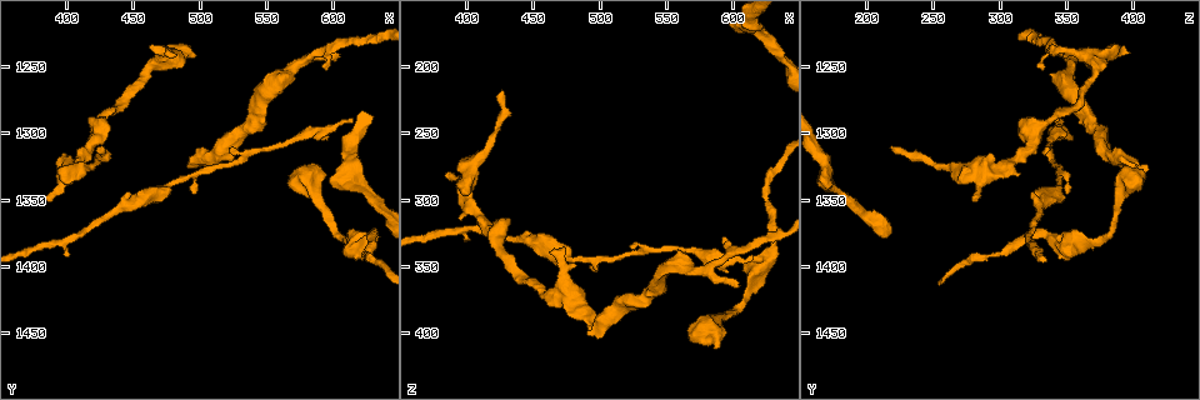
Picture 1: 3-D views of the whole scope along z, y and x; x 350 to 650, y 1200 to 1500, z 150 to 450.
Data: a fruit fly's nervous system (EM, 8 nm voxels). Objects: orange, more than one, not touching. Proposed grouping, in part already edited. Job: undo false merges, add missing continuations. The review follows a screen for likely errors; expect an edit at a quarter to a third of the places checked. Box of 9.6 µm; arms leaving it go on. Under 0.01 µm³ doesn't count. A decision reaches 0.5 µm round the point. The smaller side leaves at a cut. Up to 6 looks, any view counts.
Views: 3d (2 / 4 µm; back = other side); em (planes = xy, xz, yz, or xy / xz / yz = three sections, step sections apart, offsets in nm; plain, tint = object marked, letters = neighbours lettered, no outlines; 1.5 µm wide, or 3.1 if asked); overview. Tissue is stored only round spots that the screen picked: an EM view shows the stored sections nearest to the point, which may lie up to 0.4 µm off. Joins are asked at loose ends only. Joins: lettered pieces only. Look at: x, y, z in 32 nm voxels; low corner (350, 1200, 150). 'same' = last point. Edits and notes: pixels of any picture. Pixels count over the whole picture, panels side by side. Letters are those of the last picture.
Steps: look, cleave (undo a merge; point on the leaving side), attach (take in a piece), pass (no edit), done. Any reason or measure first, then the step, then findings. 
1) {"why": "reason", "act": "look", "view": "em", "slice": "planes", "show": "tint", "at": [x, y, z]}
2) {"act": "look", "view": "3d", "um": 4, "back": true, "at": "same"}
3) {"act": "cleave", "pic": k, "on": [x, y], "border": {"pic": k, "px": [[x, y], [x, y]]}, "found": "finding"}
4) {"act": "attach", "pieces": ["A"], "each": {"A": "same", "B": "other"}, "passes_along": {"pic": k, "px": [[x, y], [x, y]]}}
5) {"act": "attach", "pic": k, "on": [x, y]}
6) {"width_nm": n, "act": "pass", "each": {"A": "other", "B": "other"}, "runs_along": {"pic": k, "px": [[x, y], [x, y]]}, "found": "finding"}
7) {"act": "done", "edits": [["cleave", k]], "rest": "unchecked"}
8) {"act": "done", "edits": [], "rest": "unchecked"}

{"why": "free end", "act": "look", "view": "3d", "um": 2, "at": [384, 1348, 282]}

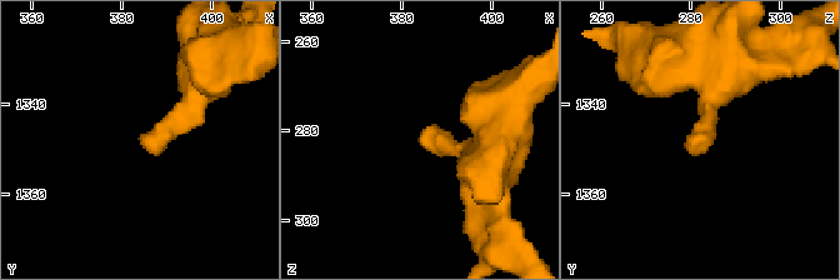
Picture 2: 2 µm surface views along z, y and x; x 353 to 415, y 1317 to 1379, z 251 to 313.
{"act": "look", "view": "em", "slice": "planes", "show": "letters", "at": [384, 1348, 281]}

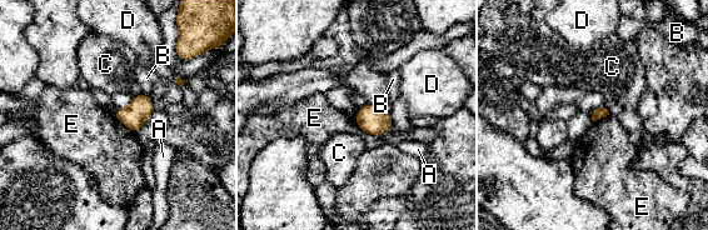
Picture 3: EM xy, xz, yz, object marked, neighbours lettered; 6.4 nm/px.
{"act": "pass", "each": {"A": "other", "B": "other", "C": "other", "D": "other", "E": "other"}, "border": {"pic": 3, "px": [[114, 115], [134, 133]]}, "found": "no lettered piece goes on from it"}

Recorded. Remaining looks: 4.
{"why": "thin end", "act": "look", "view": "3d", "um": 2, "at": [400, 1392, 328]}

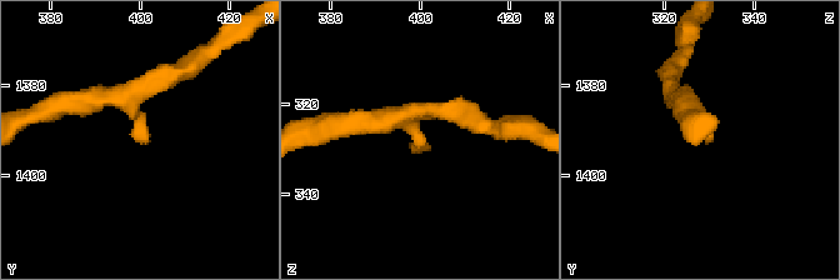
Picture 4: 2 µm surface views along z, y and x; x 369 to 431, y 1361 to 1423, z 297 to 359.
{"act": "look", "view": "em", "um": 3.1, "slice": "yz", "step": 8, "show": "letters", "at": [402, 1393, 329]}

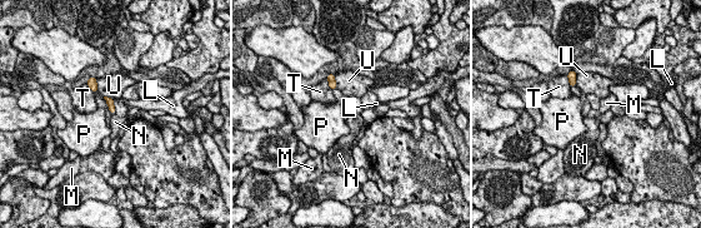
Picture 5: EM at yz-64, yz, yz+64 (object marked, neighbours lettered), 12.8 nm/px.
{"why": "cut it another way", "act": "look", "view": "em", "um": 3.1, "slice": "planes", "show": "letters", "at": "same"}

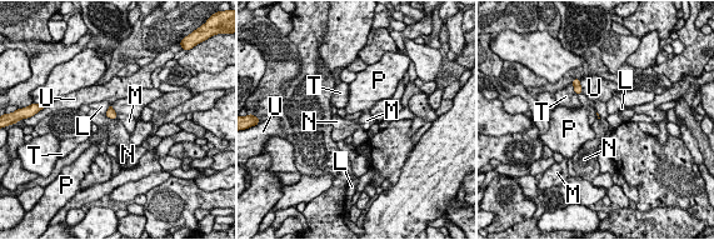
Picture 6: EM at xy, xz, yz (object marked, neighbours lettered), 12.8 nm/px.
{"act": "pass", "each": {"L": "other", "M": "other", "N": "other", "P": "other", "T": "other", "U": "other"}, "border": {"pic": 6, "px": [[104, 114], [116, 119]]}, "found": "no lettered piece goes on from it"}

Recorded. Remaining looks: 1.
{"act": "done", "edits": [], "rest": "unchecked"}

